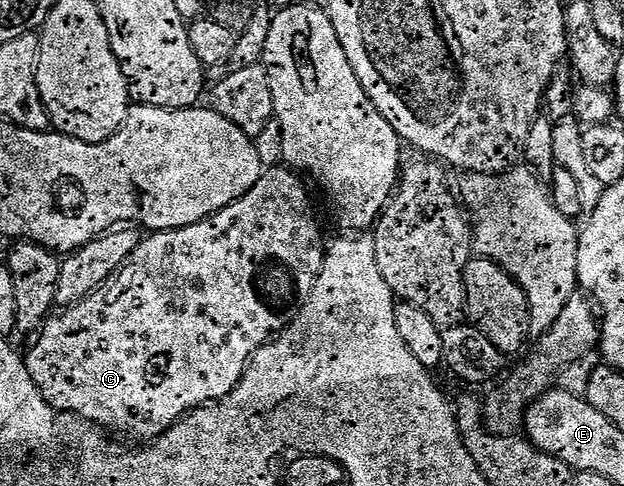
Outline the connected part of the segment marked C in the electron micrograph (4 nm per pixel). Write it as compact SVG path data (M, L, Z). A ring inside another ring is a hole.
M285 169L274 170L271 174L269 171L244 198L202 222L175 230L160 230L143 237L142 243L134 250L134 259L127 262L117 275L118 291L114 298L109 298L107 291L100 289L83 302L58 312L62 314L55 313L45 319L40 330L42 335L31 348L30 354L25 355L25 359L28 372L40 376L42 395L55 410L77 414L86 422L95 423L110 432L119 430L130 438L138 438L143 434L146 440L158 440L191 412L199 410L201 406L223 401L233 390L238 389L255 355L271 341L272 336L289 327L286 325L294 318L294 302L305 303L311 297L327 256L328 247L322 243L322 230L314 219L310 194L305 184L298 179L301 177L293 169Z

